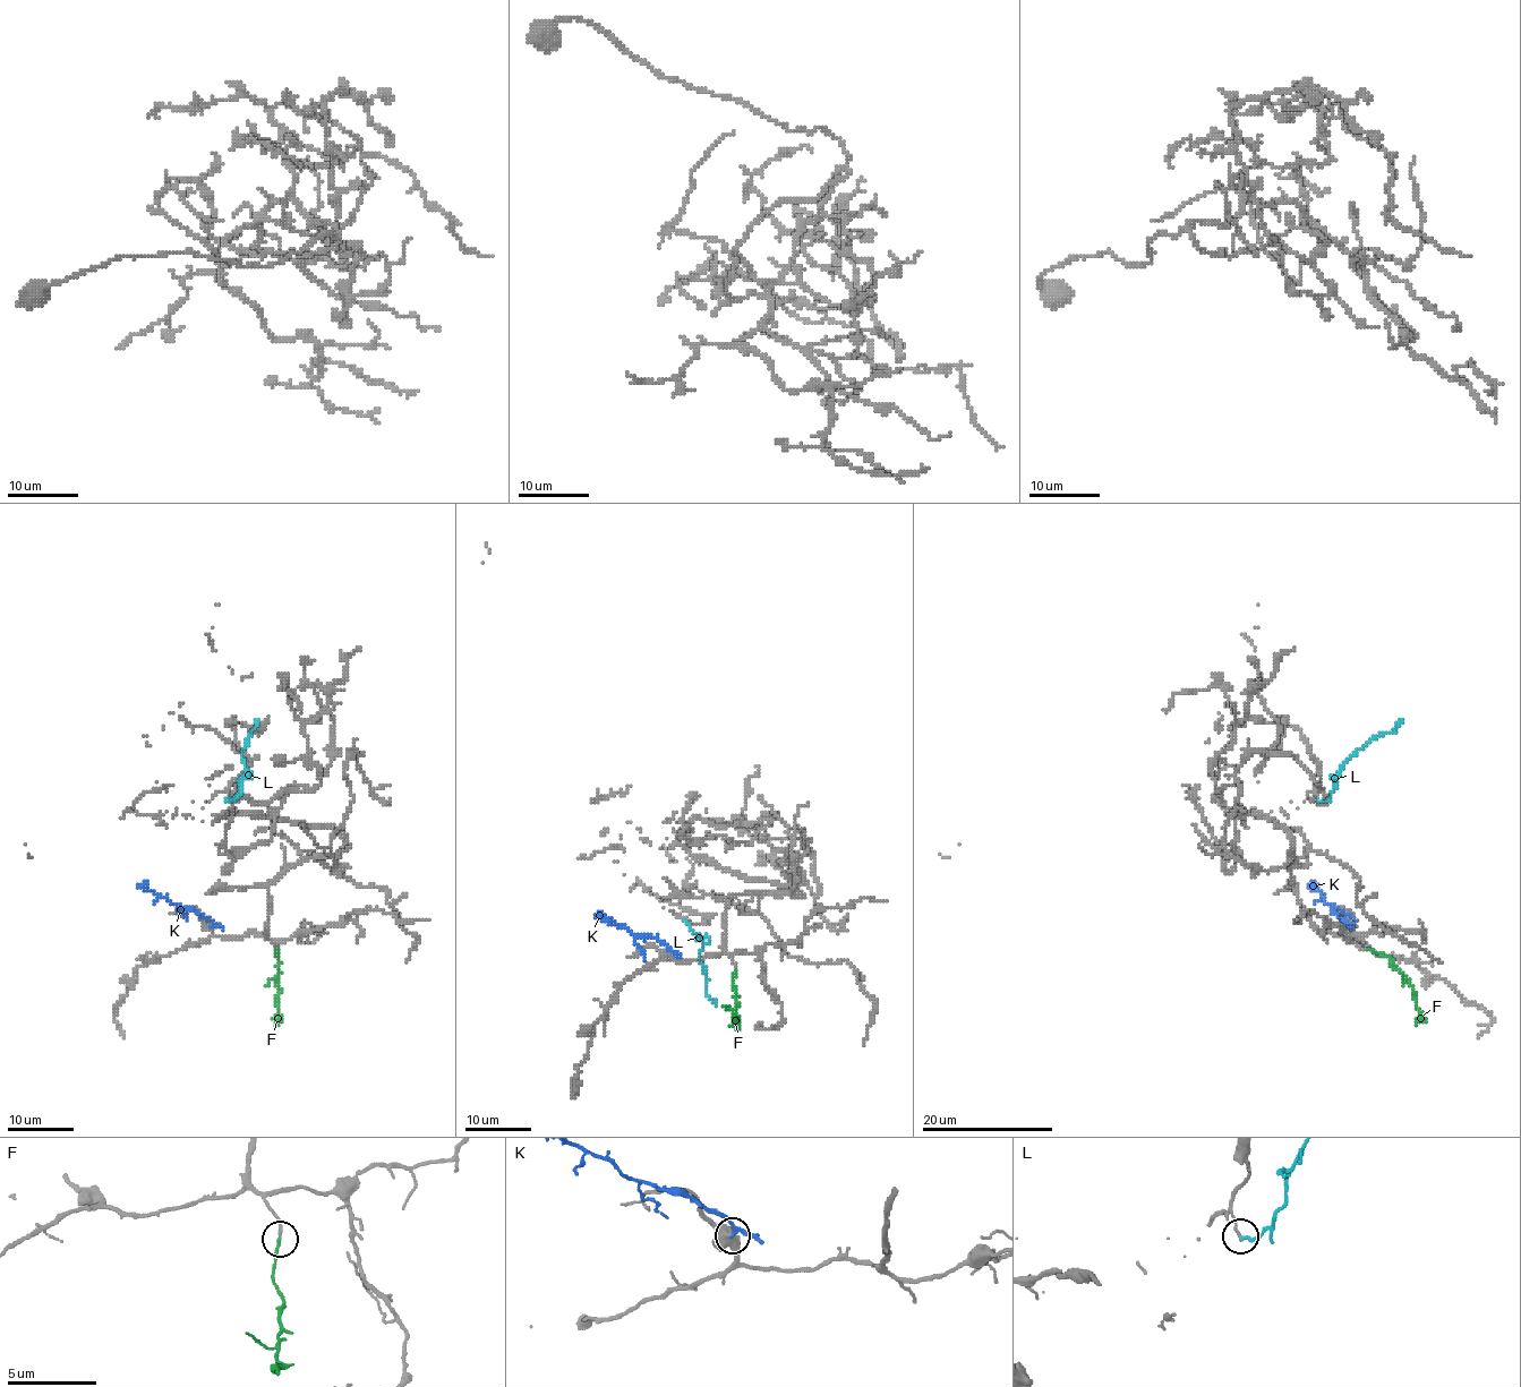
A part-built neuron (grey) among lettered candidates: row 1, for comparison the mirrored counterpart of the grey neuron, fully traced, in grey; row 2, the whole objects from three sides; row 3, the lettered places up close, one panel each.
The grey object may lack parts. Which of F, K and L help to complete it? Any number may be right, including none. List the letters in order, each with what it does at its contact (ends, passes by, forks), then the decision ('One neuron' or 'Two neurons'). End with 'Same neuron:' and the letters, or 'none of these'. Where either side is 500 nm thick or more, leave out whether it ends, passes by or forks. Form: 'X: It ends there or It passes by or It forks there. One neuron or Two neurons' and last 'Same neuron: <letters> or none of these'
F: It ends there. One neuron
K: It passes by. Two neurons
L: It ends there. Two neurons
Same neuron: F

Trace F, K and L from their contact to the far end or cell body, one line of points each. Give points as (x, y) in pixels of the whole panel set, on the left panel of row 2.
F: (278, 949), (275, 1026)
K: (212, 925), (197, 910), (177, 906), (137, 883)
L: (228, 801), (238, 796), (245, 770), (242, 750), (259, 719)

